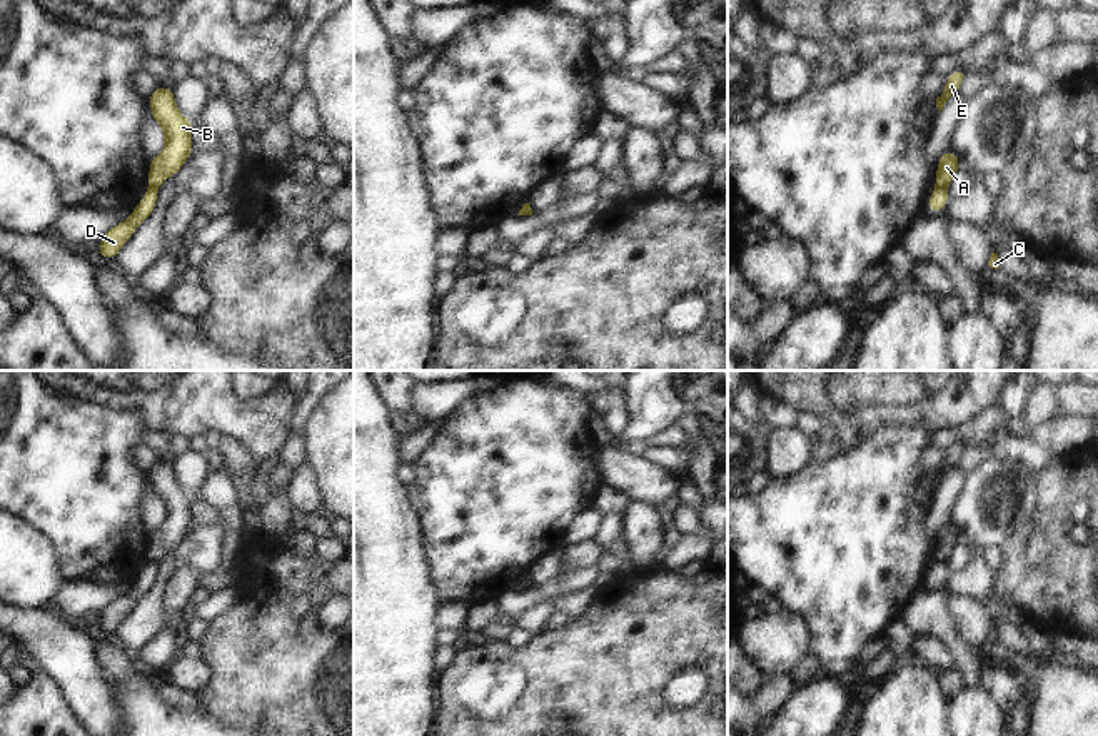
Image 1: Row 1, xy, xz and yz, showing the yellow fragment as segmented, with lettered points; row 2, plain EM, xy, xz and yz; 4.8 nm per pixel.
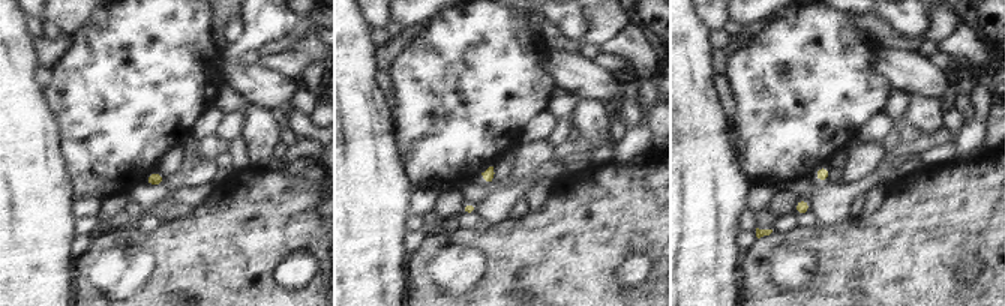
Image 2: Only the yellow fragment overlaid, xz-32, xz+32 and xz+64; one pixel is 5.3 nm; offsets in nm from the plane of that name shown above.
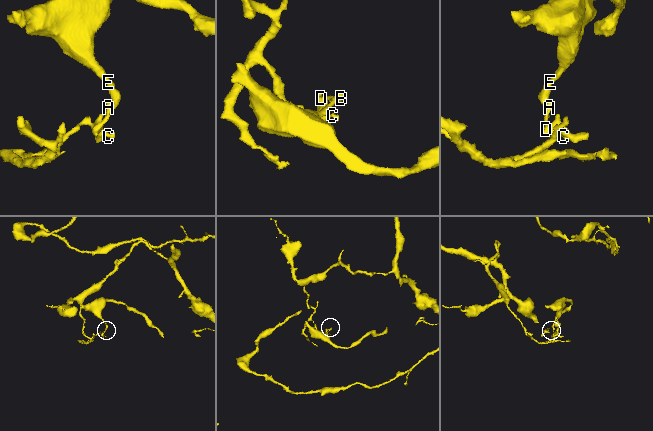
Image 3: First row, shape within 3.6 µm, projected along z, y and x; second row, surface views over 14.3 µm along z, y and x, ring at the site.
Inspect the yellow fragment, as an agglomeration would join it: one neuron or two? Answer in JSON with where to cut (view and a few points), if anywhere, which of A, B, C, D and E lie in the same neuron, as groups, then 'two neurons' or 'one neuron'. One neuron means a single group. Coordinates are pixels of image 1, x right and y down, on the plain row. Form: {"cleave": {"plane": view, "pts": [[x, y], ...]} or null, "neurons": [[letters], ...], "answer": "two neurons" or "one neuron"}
{"cleave": {"plane": "yz", "pts": [[936, 561], [945, 564]]}, "neurons": [["A", "B", "E"], ["C", "D"]], "answer": "two neurons"}

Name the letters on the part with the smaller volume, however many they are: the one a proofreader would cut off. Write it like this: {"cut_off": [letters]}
{"cut_off": ["A", "B", "E"]}

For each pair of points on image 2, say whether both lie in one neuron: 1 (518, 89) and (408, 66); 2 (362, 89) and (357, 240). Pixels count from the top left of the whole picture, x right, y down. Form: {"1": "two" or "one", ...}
{"1": "one", "2": "one"}

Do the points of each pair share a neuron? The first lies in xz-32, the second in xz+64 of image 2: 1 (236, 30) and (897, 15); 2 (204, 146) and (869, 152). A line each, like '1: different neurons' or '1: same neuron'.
1: same neuron
2: same neuron

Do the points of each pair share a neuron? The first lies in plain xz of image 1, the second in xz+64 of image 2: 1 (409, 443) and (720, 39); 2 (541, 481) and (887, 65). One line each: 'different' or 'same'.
1: different
2: different

